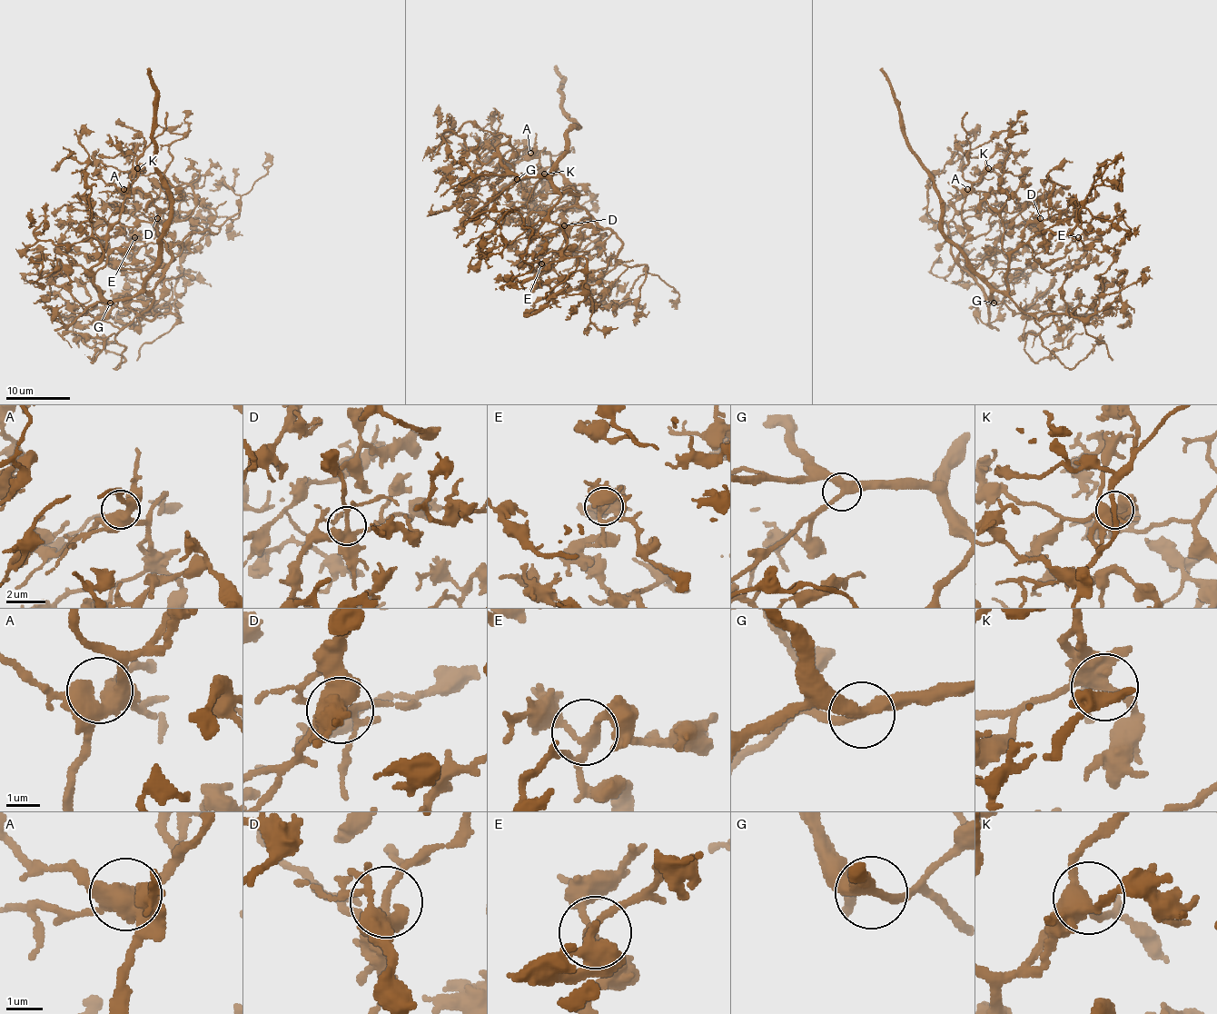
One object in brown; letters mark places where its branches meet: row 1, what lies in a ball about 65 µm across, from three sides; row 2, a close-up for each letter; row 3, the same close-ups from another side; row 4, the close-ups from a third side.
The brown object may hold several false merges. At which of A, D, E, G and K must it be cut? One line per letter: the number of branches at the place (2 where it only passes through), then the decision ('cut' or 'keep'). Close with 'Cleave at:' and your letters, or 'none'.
A: 5 branches meet; keep
D: 4 branches meet; keep
E: 4 branches meet; keep
G: 3 branches meet; keep
K: 5 branches meet; keep
Cleave at: none

